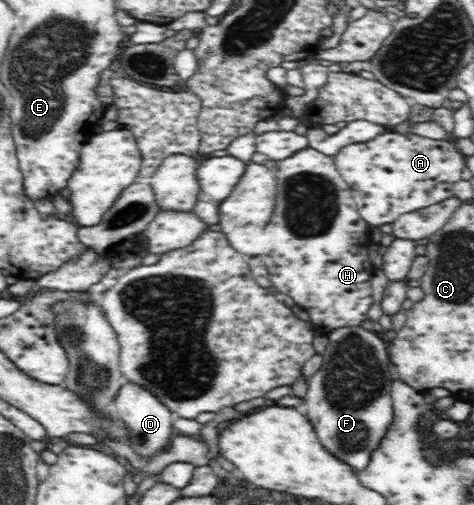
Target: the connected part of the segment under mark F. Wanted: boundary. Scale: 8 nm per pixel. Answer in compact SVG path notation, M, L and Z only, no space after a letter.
M361 326L355 327L342 327L338 329L332 330L327 335L327 342L325 345L326 351L324 351L322 356L322 366L321 369L318 370L314 375L310 377L308 380L308 387L306 390L305 400L300 407L300 411L304 411L306 413L306 417L311 422L312 427L314 427L315 434L318 435L318 441L322 442L323 446L326 446L326 449L330 450L330 453L334 454L334 457L342 459L342 461L346 462L346 465L350 463L350 467L352 469L356 469L356 471L364 470L366 465L368 465L370 454L372 451L376 450L378 446L380 446L381 439L385 438L386 431L389 430L390 423L393 420L393 401L391 398L391 383L392 379L392 365L390 365L390 355L389 355L389 347L388 341L384 336L378 335L373 331L368 331L368 329L364 329Z

